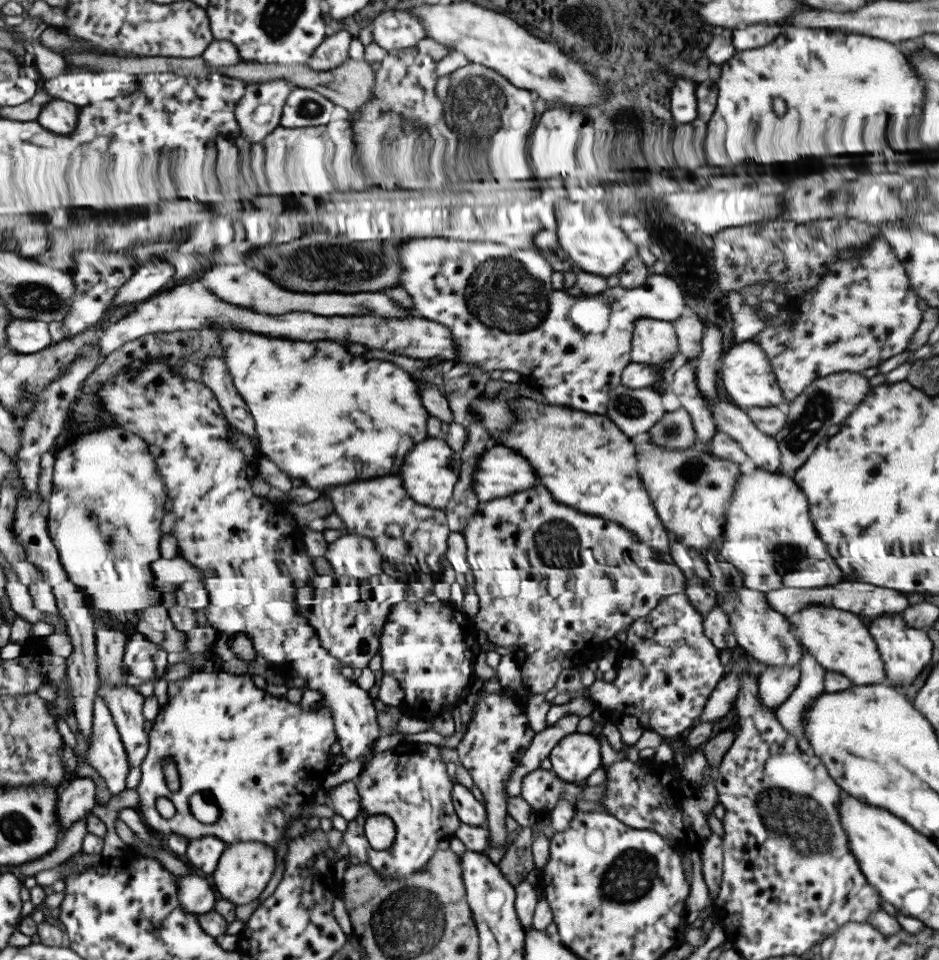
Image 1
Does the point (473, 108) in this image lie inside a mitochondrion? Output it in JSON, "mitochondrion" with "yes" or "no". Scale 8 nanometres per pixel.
{"mitochondrion":"yes"}

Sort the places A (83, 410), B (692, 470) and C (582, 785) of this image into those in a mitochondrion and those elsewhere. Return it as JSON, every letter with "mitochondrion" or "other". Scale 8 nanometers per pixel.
{"A":"mitochondrion","B":"mitochondrion","C":"other"}

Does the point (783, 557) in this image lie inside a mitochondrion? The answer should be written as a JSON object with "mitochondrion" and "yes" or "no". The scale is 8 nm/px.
{"mitochondrion":"yes"}

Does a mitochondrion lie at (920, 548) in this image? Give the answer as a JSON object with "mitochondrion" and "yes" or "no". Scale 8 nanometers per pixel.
{"mitochondrion":"yes"}

